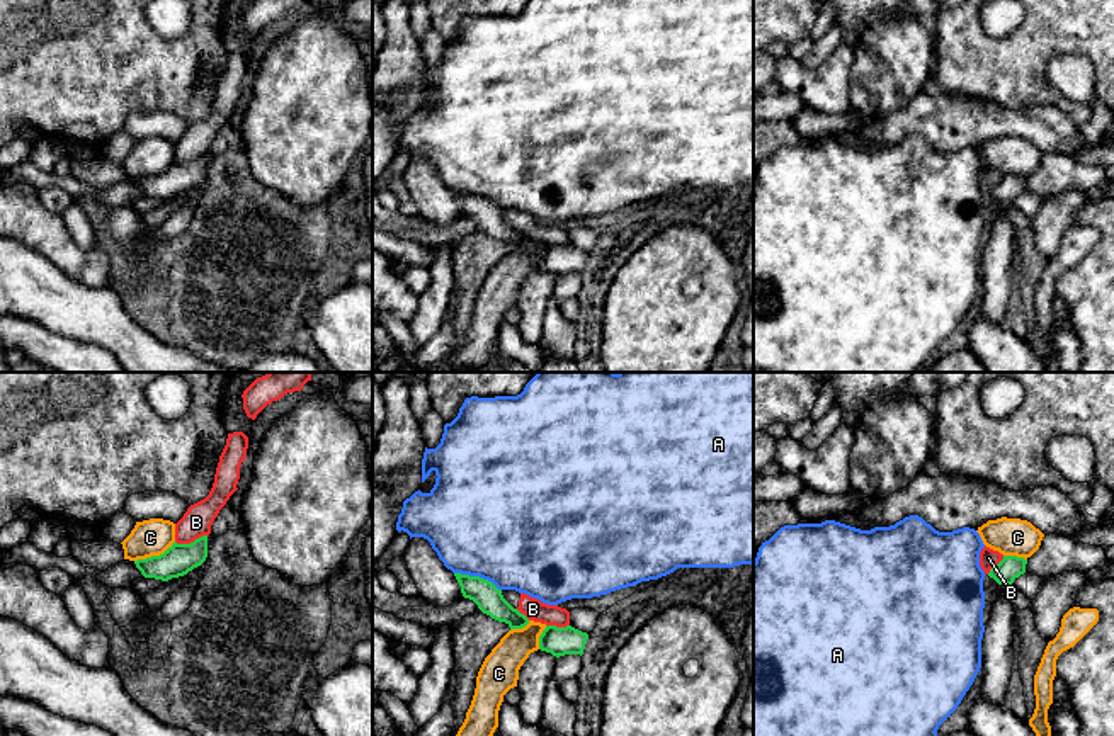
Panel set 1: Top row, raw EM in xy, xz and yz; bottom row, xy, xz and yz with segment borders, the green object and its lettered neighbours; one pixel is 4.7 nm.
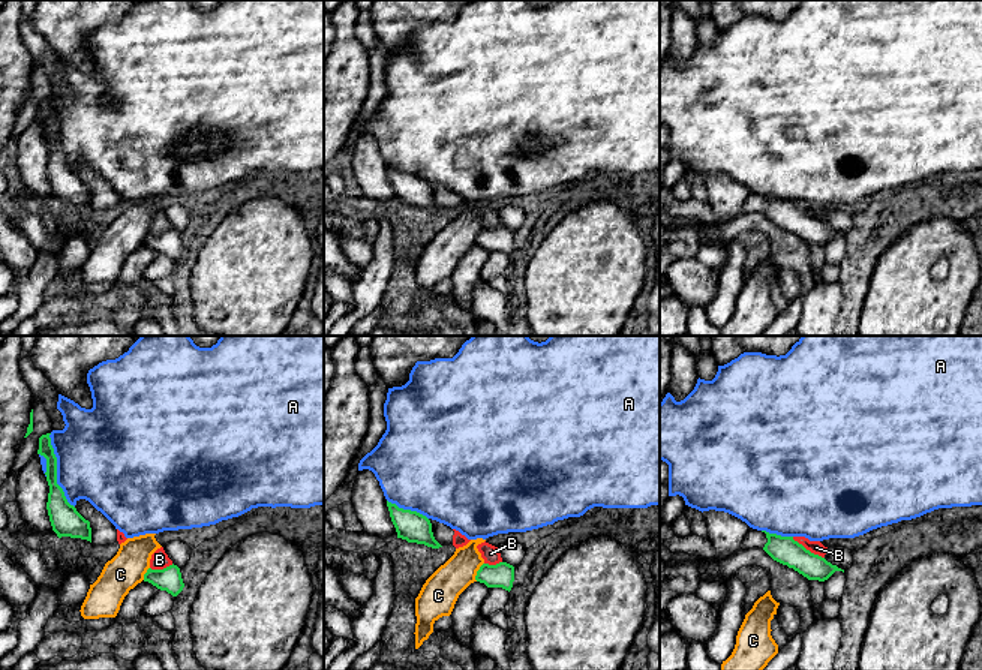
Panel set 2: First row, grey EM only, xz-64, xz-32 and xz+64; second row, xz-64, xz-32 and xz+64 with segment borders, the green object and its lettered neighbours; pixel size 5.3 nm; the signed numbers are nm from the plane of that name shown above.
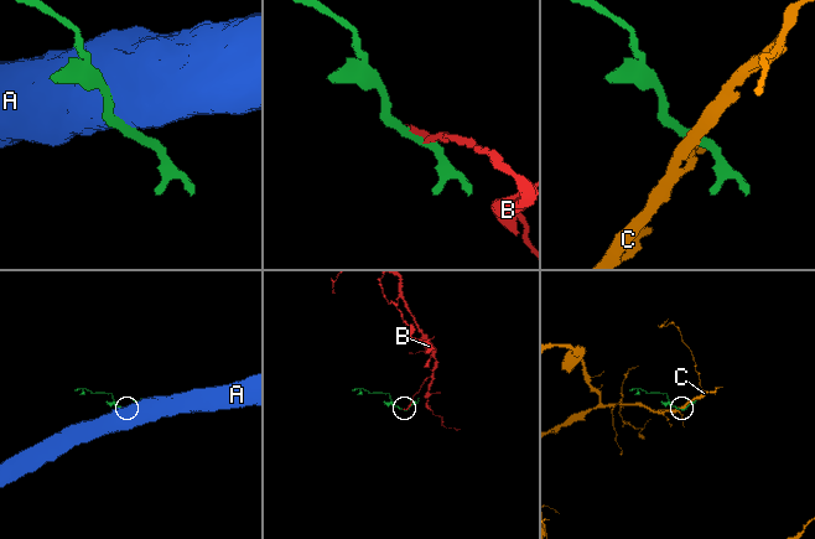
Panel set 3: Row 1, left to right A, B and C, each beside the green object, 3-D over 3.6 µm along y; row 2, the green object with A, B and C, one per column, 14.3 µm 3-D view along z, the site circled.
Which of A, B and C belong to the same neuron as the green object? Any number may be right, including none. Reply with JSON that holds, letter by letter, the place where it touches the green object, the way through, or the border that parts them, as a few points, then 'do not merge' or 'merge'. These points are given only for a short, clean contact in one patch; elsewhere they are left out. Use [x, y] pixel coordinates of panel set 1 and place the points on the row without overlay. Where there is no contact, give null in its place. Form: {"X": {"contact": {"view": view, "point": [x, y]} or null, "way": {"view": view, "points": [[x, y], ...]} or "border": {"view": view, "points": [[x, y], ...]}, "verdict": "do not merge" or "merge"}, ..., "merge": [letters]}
{"A": {"contact": {"view": "xz", "point": [478, 196]}, "verdict": "do not merge"}, "B": {"contact": {"view": "xy", "point": [191, 162]}, "border": {"view": "xy", "points": [[206, 153], [189, 162], [176, 162]]}, "verdict": "do not merge"}, "C": {"contact": {"view": "xy", "point": [153, 175]}, "border": {"view": "xy", "points": [[174, 160], [162, 172], [135, 181]]}, "verdict": "do not merge"}, "merge": []}

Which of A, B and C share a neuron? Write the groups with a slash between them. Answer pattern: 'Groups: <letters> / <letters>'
Groups: A / B / C

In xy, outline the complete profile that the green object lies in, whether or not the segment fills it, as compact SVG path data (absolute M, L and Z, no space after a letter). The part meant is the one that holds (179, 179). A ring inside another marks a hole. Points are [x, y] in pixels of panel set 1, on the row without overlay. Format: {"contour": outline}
{"contour": "M207 155L190 163L173 161L163 173L134 180L145 197L168 201L201 185L207 177Z"}

